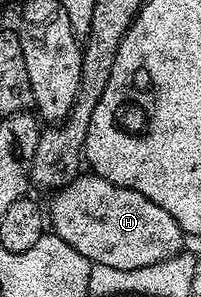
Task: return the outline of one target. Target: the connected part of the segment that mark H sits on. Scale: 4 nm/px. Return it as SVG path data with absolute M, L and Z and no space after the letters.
M92 171L82 172L74 177L72 182L56 190L52 197L53 202L50 203L49 209L47 205L48 216L50 218L53 216L52 232L56 237L65 241L74 254L77 252L81 256L78 258L86 262L120 269L134 269L165 261L182 252L183 234L179 223L174 217L167 215L167 211L163 211L159 203L151 203L147 195L139 195L139 191L119 187L107 179L98 177Z

